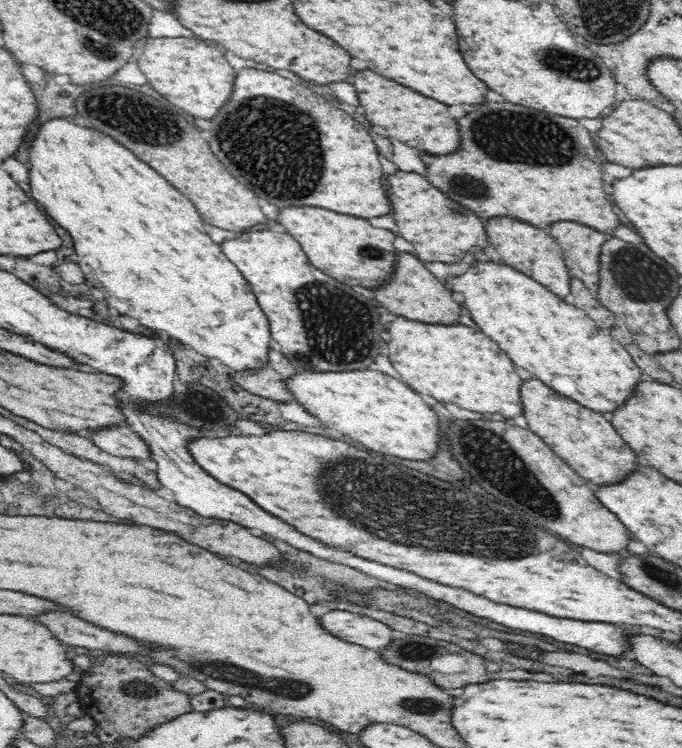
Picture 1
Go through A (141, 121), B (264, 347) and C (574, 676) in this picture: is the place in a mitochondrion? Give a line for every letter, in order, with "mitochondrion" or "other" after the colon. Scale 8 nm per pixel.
A: mitochondrion
B: other
C: other

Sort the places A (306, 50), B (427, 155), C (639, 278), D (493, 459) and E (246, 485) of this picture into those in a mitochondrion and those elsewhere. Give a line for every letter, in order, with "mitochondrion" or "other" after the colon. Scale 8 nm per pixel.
A: other
B: other
C: mitochondrion
D: mitochondrion
E: other

